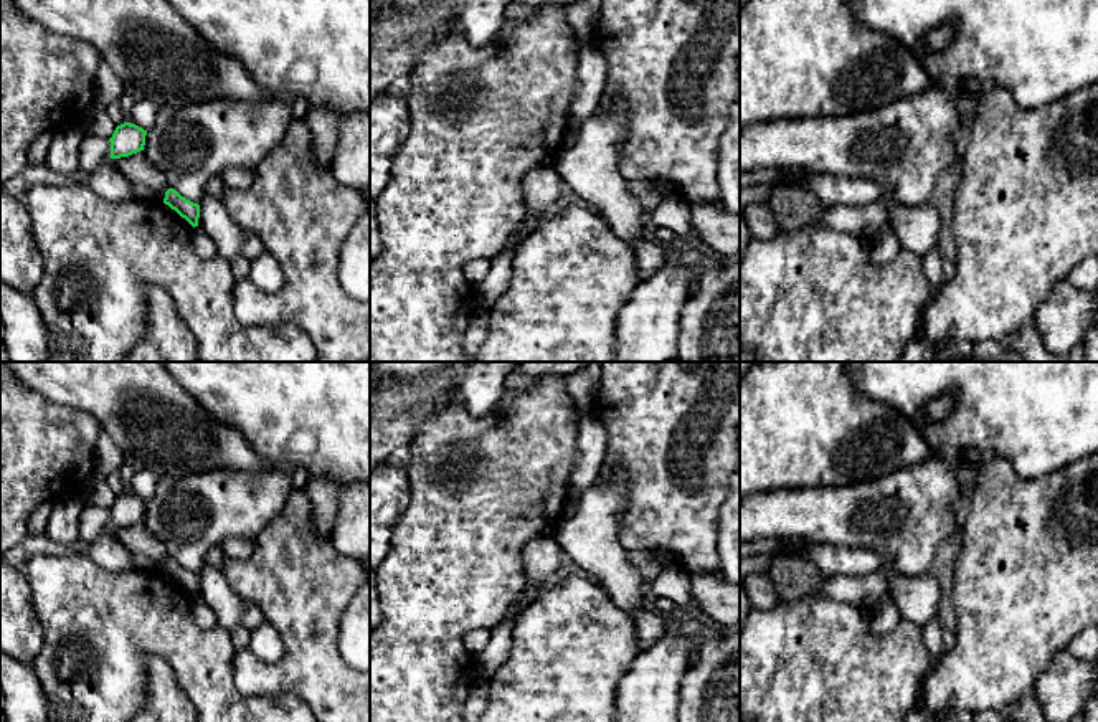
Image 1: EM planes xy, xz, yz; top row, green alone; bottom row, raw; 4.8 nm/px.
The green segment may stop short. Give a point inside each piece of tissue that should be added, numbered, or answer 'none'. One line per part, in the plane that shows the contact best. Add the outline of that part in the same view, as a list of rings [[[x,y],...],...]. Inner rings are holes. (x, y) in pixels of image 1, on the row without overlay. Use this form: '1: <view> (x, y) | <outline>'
none

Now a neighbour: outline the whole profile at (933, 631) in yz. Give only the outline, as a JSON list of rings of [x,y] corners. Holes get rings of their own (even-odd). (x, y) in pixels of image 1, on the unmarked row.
[[[938,618],[931,620],[928,625],[923,626],[923,636],[925,636],[925,644],[928,651],[931,653],[931,666],[926,671],[926,676],[931,674],[935,666],[939,663],[939,659],[944,654],[944,649],[941,646],[941,638],[943,638],[943,626],[938,621]]]

